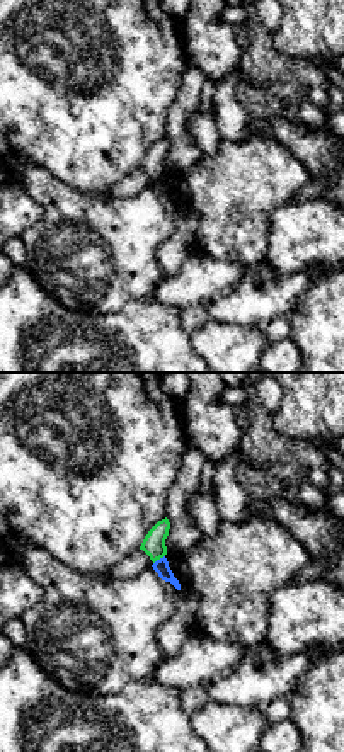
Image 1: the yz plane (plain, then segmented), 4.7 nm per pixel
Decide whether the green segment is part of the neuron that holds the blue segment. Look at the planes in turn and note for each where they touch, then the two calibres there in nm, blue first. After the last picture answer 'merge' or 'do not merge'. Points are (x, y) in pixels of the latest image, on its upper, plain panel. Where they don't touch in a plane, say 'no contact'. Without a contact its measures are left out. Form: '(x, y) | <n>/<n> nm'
(160, 177) | 70/110 nm

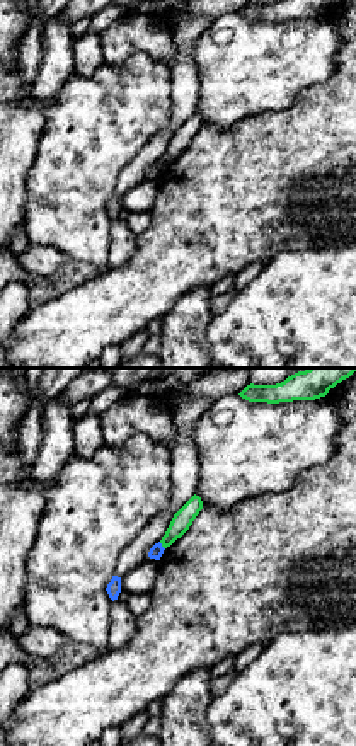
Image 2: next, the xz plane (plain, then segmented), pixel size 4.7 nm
(160, 164) | 70/90 nm

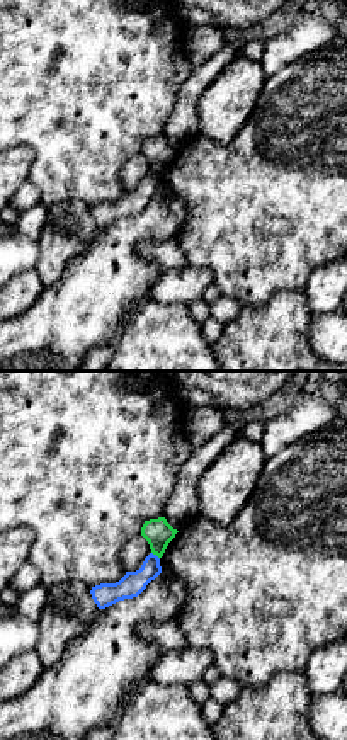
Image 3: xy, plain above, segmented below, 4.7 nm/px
(155, 174) | 110/140 nm

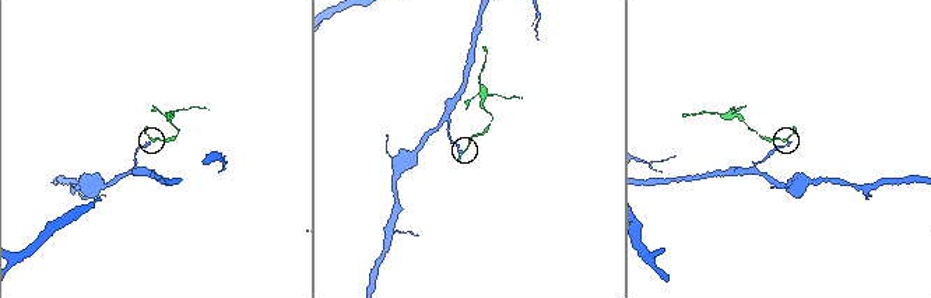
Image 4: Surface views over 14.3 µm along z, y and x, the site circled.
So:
do not merge

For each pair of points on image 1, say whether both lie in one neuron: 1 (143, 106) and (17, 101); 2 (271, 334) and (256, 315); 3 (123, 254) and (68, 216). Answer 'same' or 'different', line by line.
1: same
2: different
3: same

